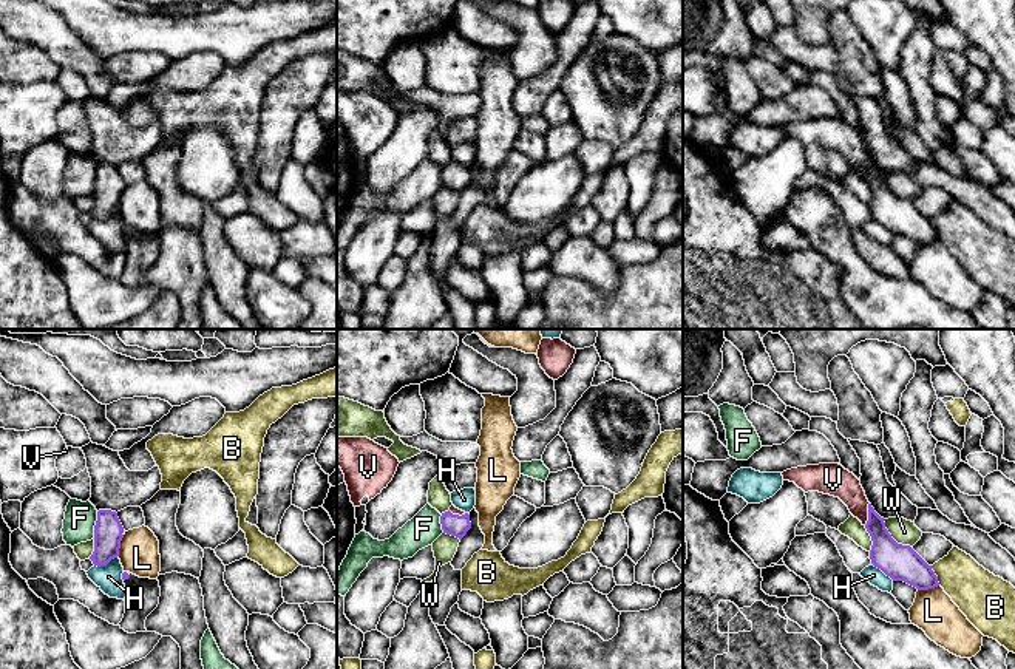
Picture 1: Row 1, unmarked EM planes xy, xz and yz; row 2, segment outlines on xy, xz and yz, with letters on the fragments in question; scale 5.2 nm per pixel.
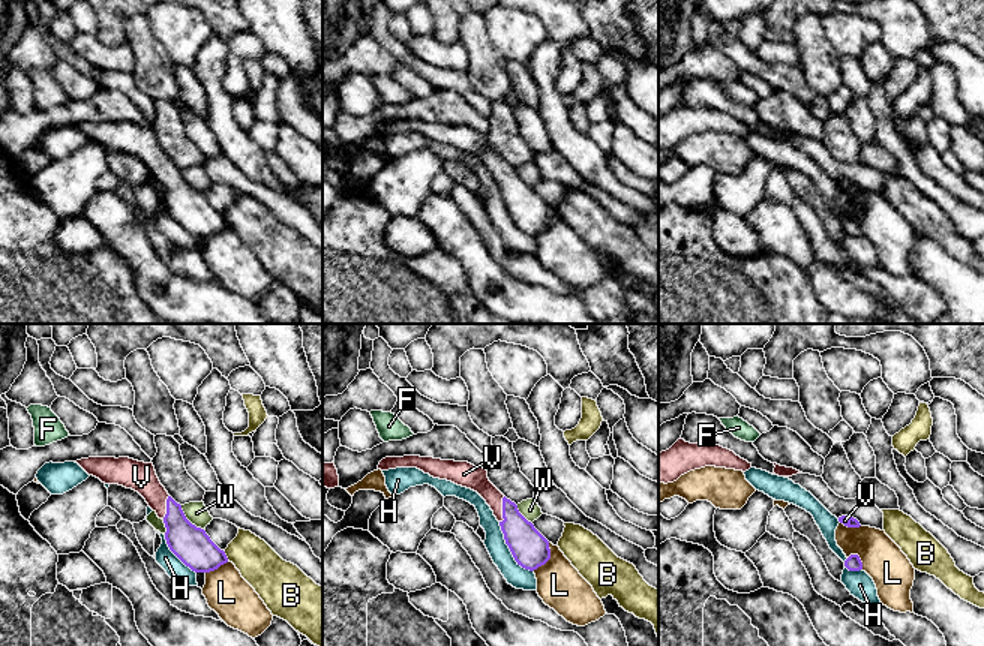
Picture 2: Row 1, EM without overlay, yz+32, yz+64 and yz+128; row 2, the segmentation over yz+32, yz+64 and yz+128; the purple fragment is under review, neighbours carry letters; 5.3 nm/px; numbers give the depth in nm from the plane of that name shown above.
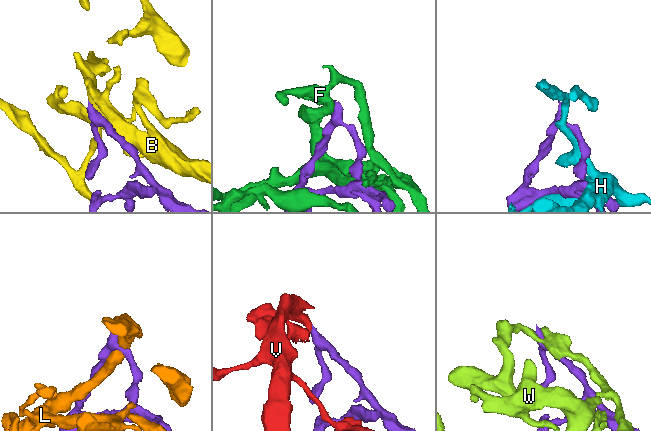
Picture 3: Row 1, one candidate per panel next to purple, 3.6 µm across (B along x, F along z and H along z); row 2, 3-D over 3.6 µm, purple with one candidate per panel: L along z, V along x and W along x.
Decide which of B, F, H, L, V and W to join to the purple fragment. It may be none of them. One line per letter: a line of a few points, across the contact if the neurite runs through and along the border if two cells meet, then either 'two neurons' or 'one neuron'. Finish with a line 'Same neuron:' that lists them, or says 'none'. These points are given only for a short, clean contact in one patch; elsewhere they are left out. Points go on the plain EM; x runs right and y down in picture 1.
B: line yz (930, 220), (940, 238); two neurons
F: line xy (98, 166), (93, 192); two neurons
H: two neurons
L: two neurons
V: line yz (886, 207), (882, 193), (869, 167), (836, 135); one neuron
W: two neurons
Same neuron: V

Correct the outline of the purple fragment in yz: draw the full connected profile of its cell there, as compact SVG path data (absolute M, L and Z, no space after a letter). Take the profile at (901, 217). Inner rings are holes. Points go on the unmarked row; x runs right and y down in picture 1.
M819 117L791 122L782 127L783 134L794 136L805 147L819 145L839 151L871 190L871 218L893 235L904 235L918 244L939 239L938 230L910 199L898 198L868 156L861 134L839 117Z

